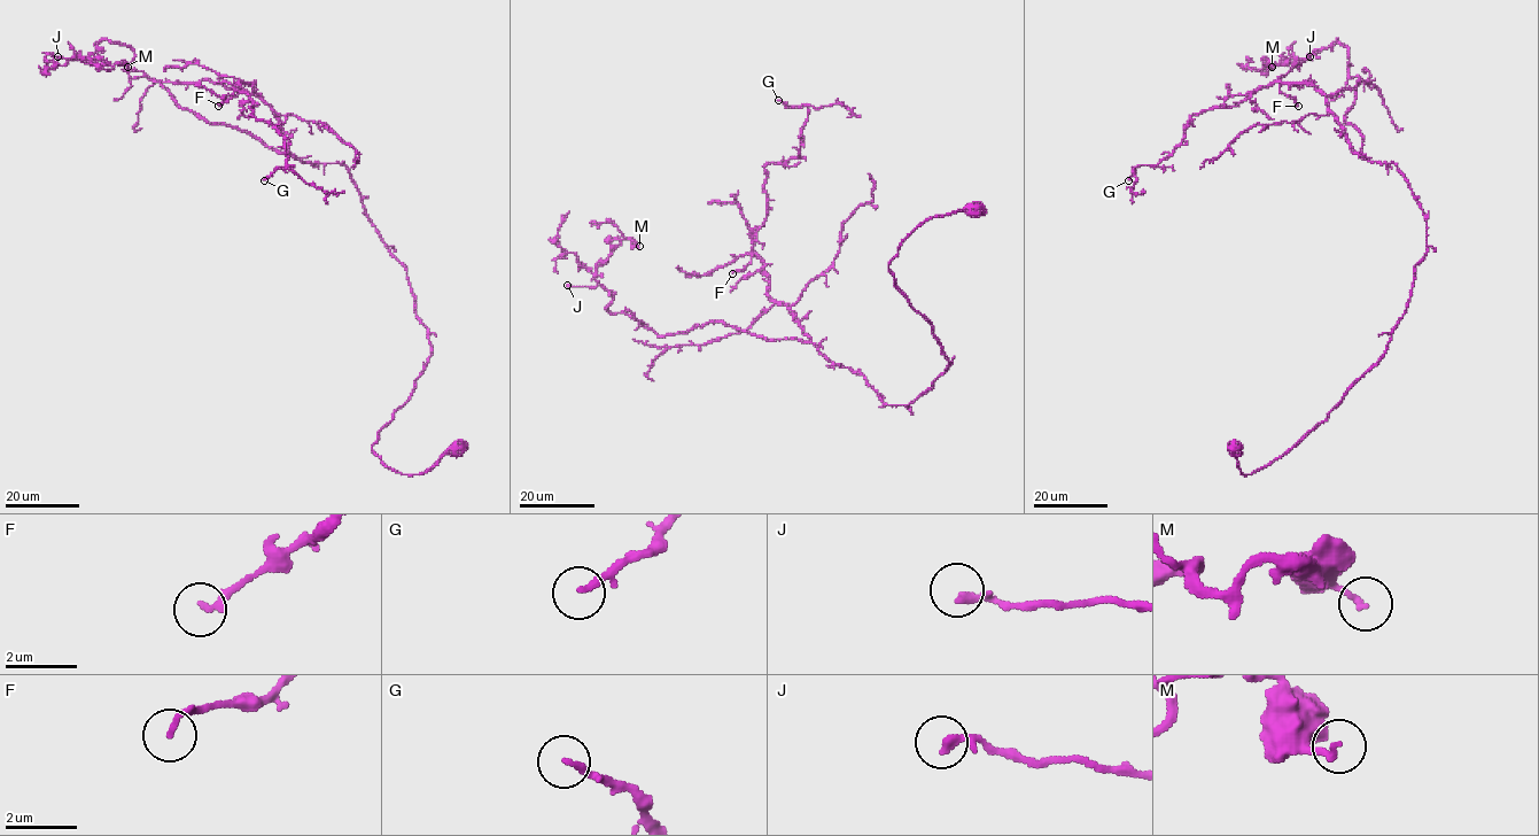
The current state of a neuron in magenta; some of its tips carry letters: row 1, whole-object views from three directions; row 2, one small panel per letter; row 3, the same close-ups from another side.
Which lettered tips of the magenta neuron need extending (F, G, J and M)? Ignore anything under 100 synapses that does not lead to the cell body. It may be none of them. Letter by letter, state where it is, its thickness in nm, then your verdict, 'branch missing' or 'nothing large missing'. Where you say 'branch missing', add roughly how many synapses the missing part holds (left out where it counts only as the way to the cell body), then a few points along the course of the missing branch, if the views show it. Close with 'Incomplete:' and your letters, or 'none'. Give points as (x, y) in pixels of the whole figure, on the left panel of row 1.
F: at (218, 106); 180 nm thick; nothing large missing
G: at (264, 180); 160 nm thick; nothing large missing
J: at (57, 56); 260 nm thick; nothing large missing
M: at (127, 67); 180 nm thick; nothing large missing
Incomplete: none

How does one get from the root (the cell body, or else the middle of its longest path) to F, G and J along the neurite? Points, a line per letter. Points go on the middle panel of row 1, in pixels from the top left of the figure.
F: (977, 207), (927, 218), (888, 264), (949, 362), (909, 405), (831, 362), (769, 297), (759, 257), (732, 273)
G: (977, 207), (888, 264), (949, 365), (887, 405), (769, 295), (764, 167), (799, 156), (808, 116), (778, 100)
J: (977, 207), (888, 264), (949, 362), (909, 405), (811, 342), (660, 337), (567, 285)

